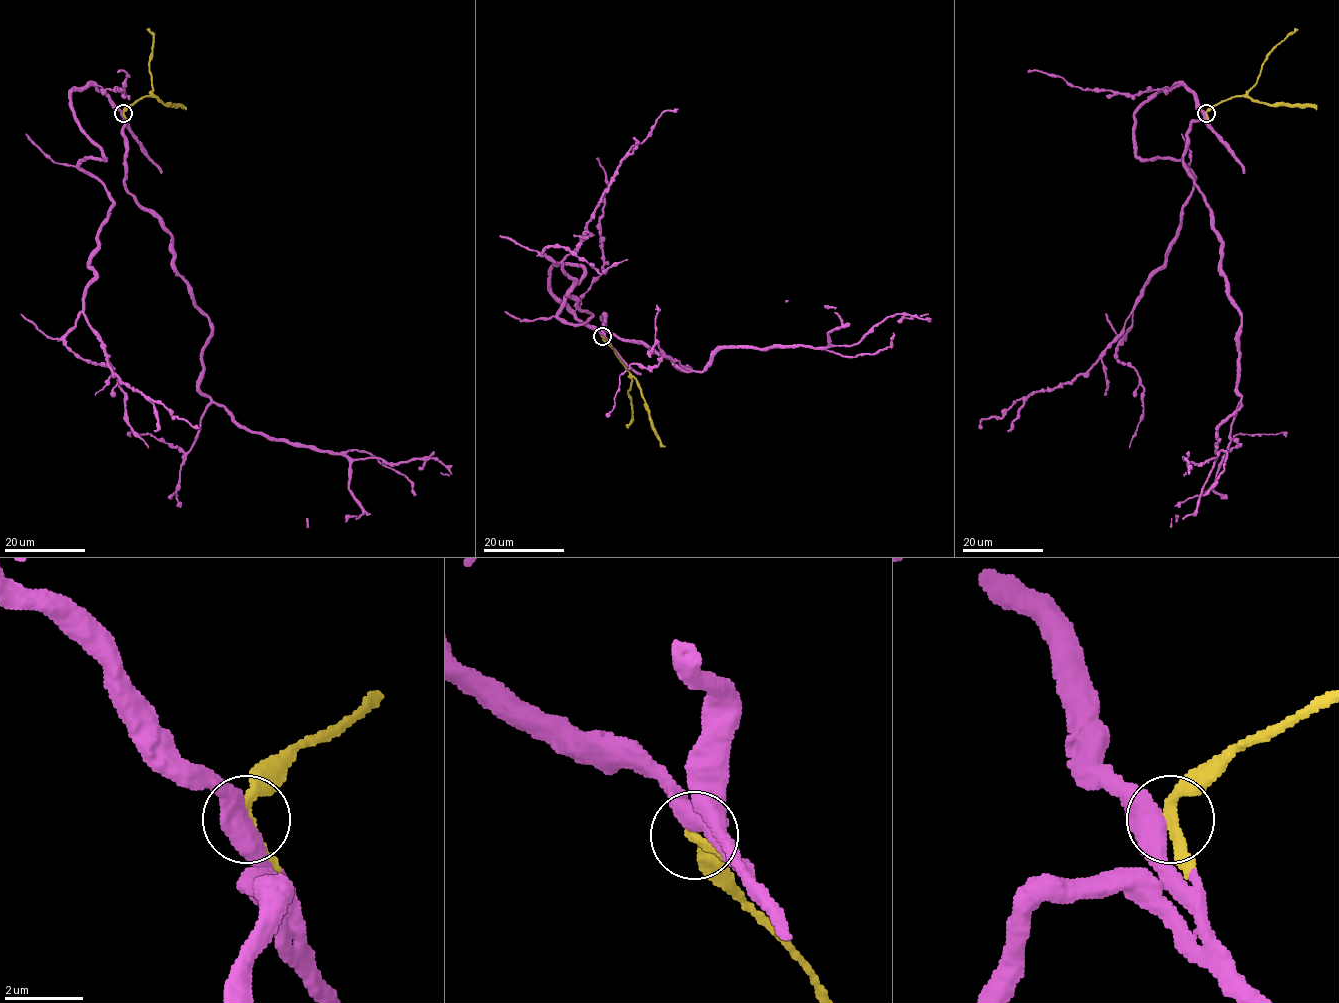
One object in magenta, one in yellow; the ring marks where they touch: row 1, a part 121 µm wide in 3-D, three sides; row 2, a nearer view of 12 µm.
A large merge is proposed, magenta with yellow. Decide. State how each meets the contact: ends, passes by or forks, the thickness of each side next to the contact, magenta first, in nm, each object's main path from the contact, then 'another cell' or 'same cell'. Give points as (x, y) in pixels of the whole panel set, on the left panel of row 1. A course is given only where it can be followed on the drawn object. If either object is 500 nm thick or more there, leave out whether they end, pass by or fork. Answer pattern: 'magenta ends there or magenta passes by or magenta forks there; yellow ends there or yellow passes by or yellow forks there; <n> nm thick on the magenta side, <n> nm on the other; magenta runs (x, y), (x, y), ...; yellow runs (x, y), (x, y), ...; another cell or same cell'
magenta passes by; yellow passes by; 480 nm thick on the magenta side, 260 nm on the other; magenta runs (123, 114), (92, 84), (72, 90), (104, 158), (79, 164), (112, 202), (84, 315), (124, 383), (199, 428); yellow runs (123, 114), (142, 96), (149, 96), (152, 90), (149, 65), (153, 35), (148, 30); same cell

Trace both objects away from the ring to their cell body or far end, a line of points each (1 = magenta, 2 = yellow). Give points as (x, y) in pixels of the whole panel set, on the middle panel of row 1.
1: (602, 335), (551, 292), (550, 268), (582, 267), (558, 314), (582, 324), (563, 260), (628, 151), (678, 108)
2: (602, 336), (631, 378), (628, 391), (632, 419), (627, 427)

